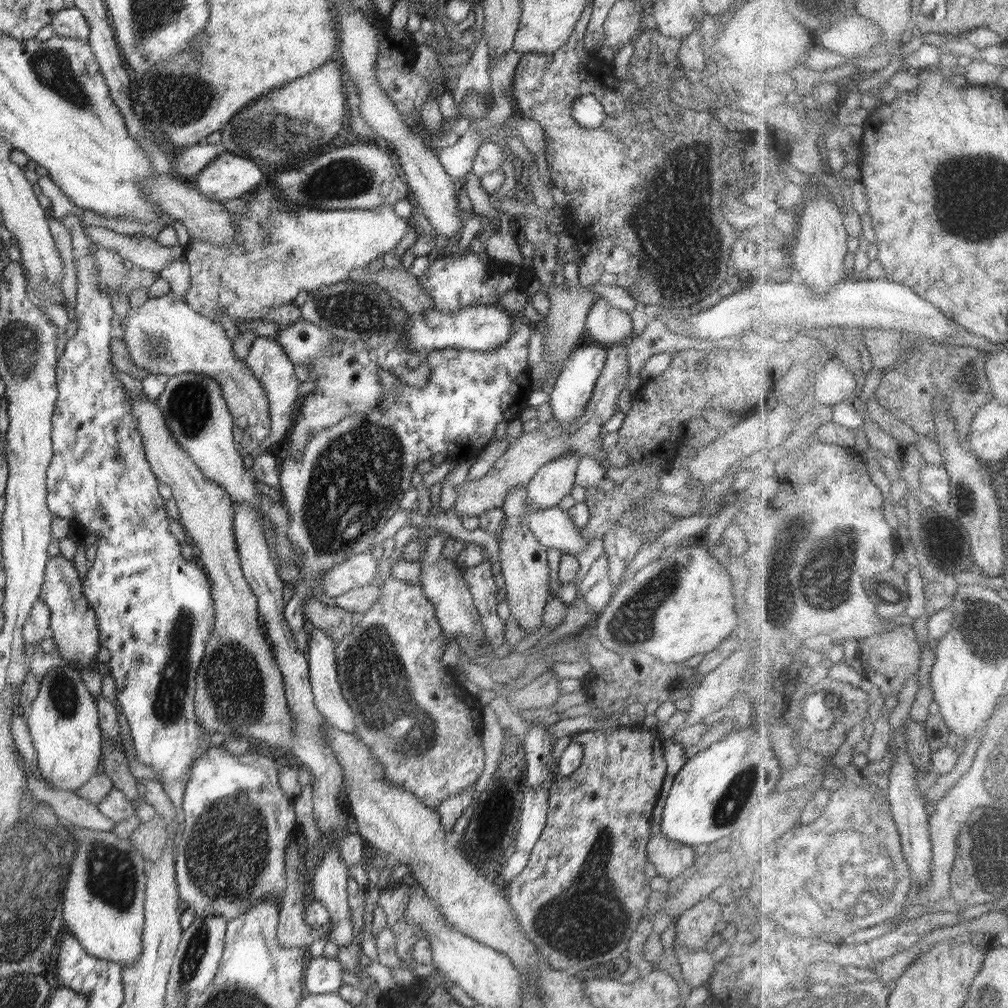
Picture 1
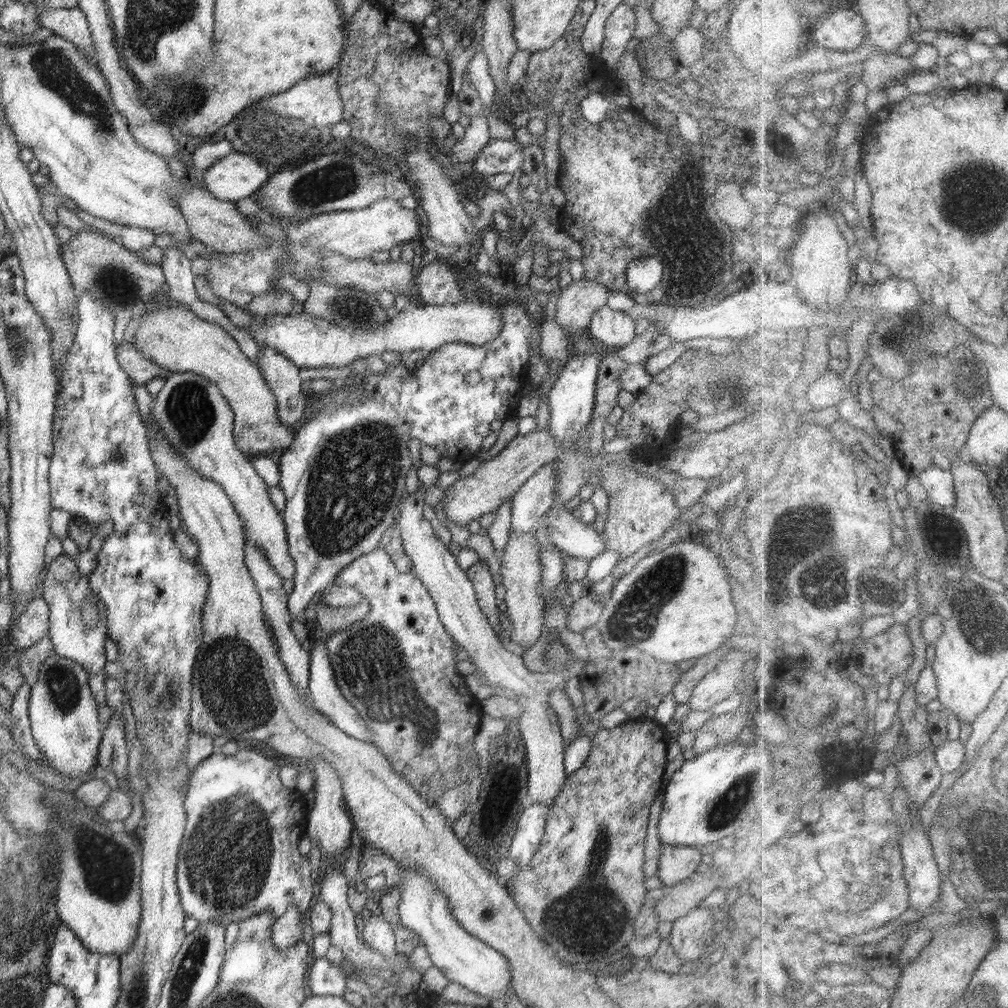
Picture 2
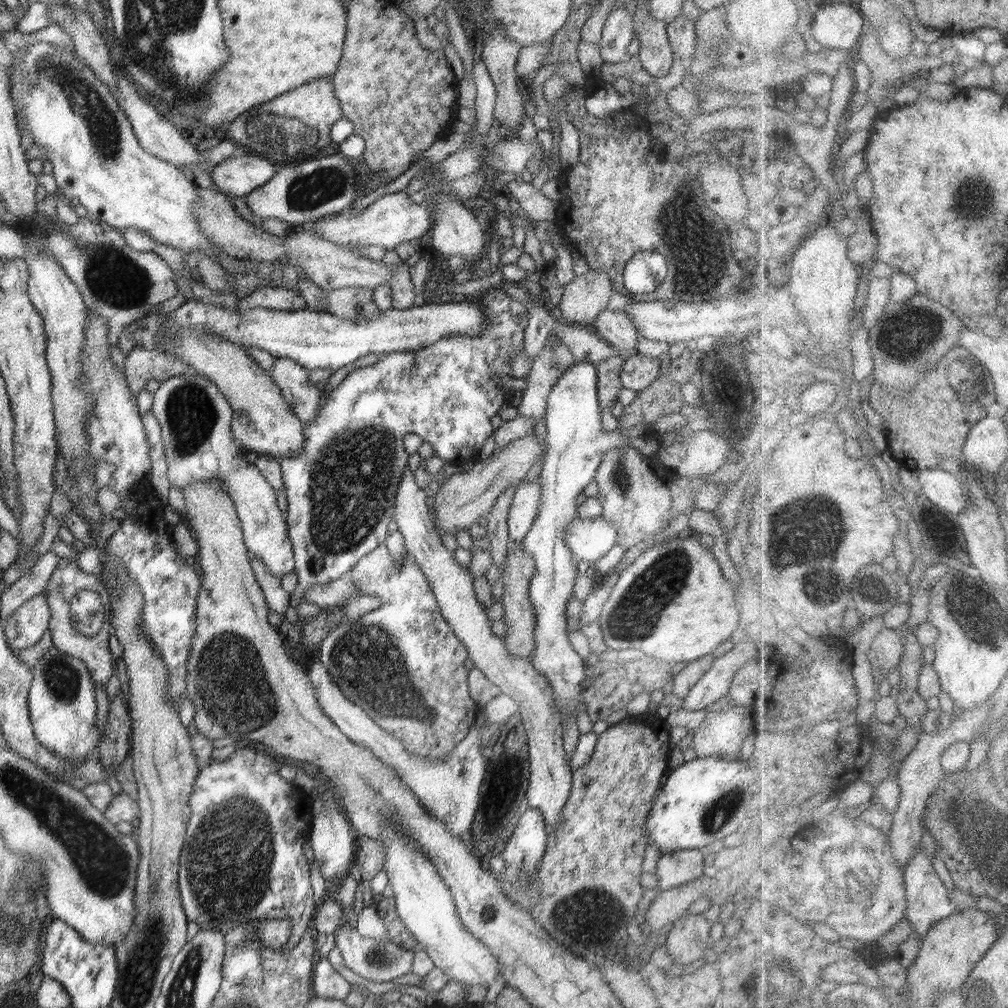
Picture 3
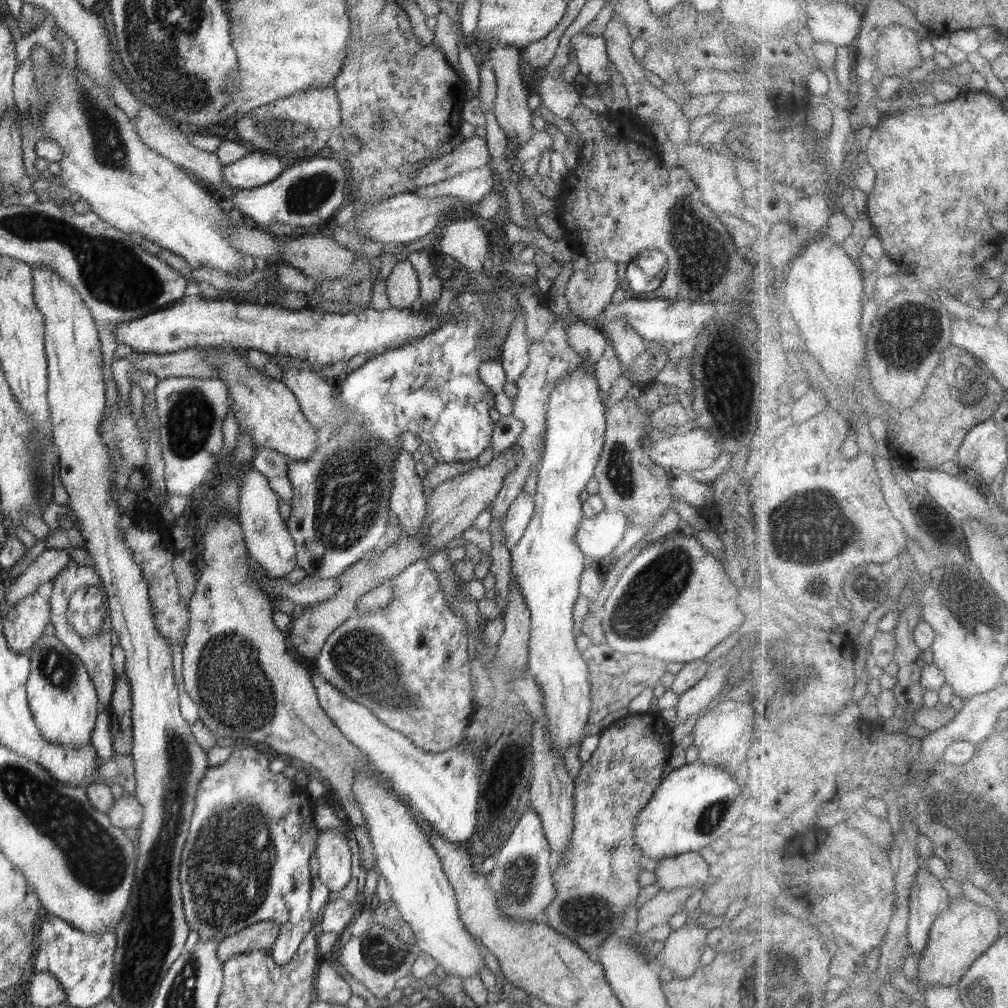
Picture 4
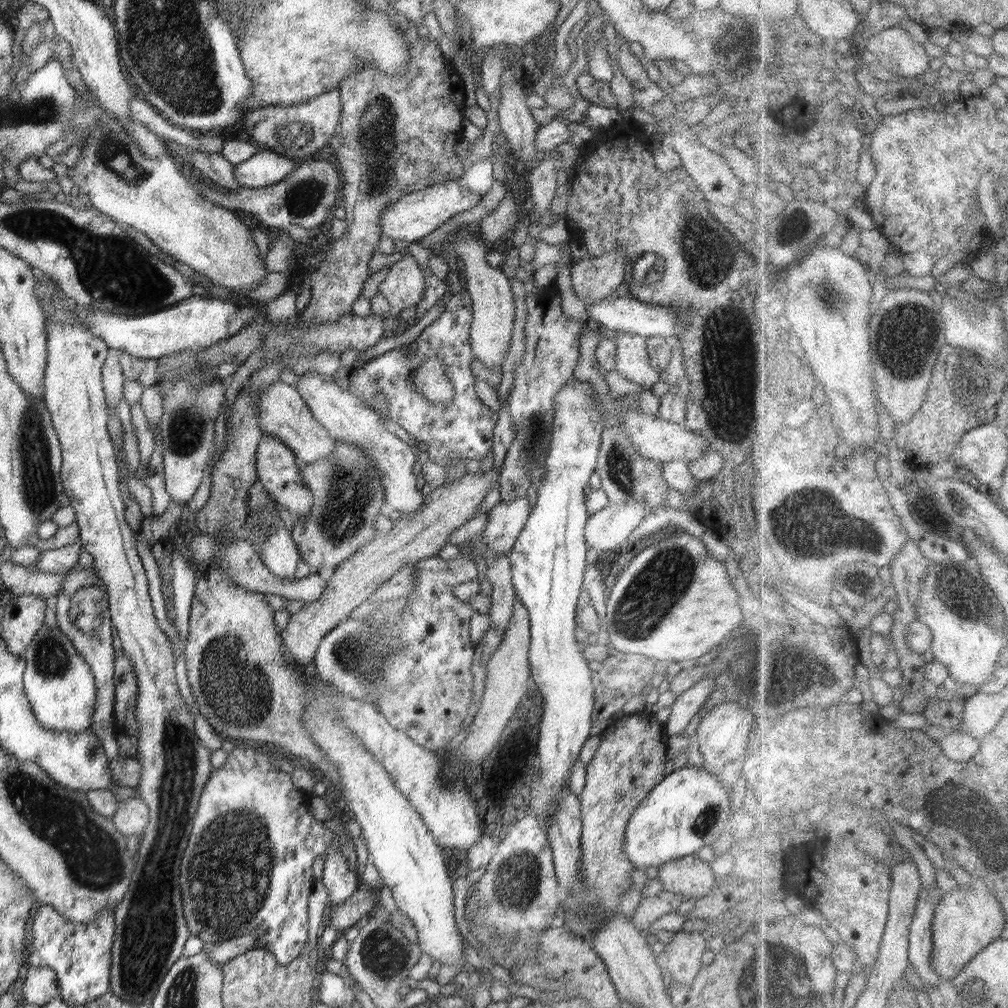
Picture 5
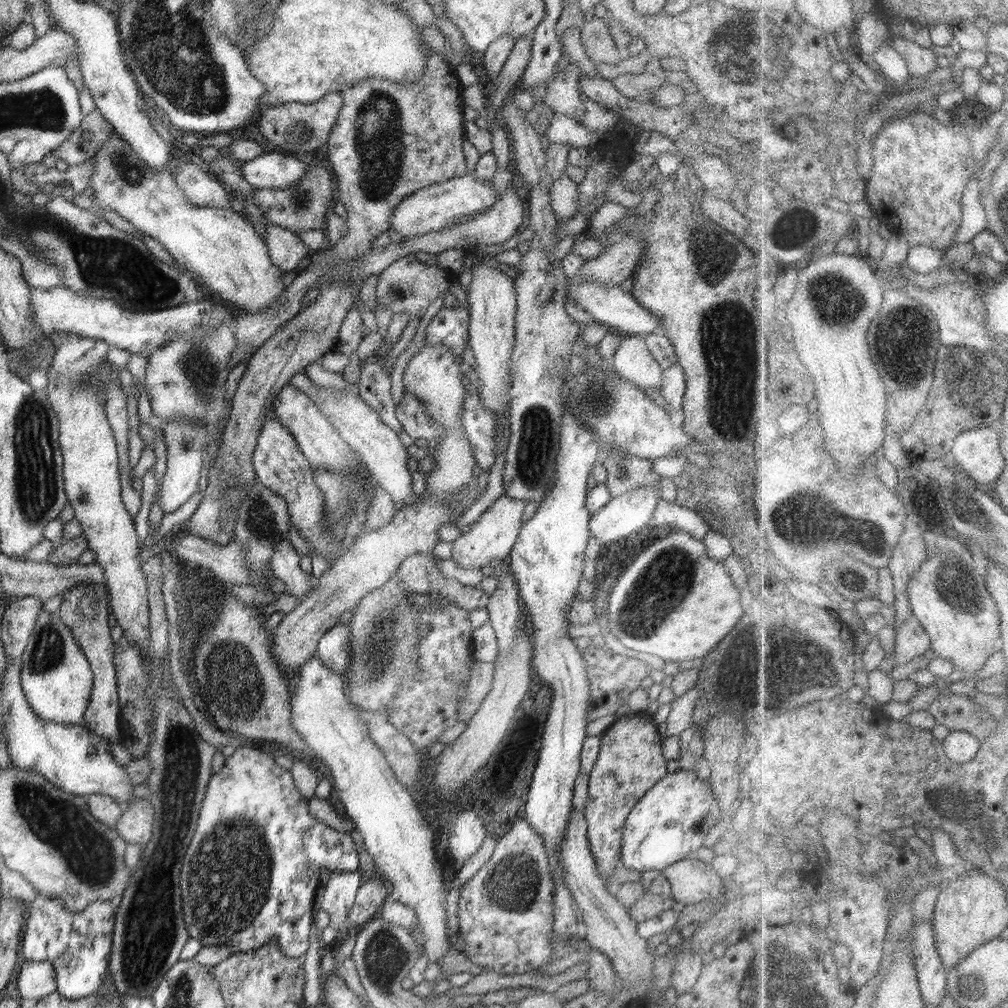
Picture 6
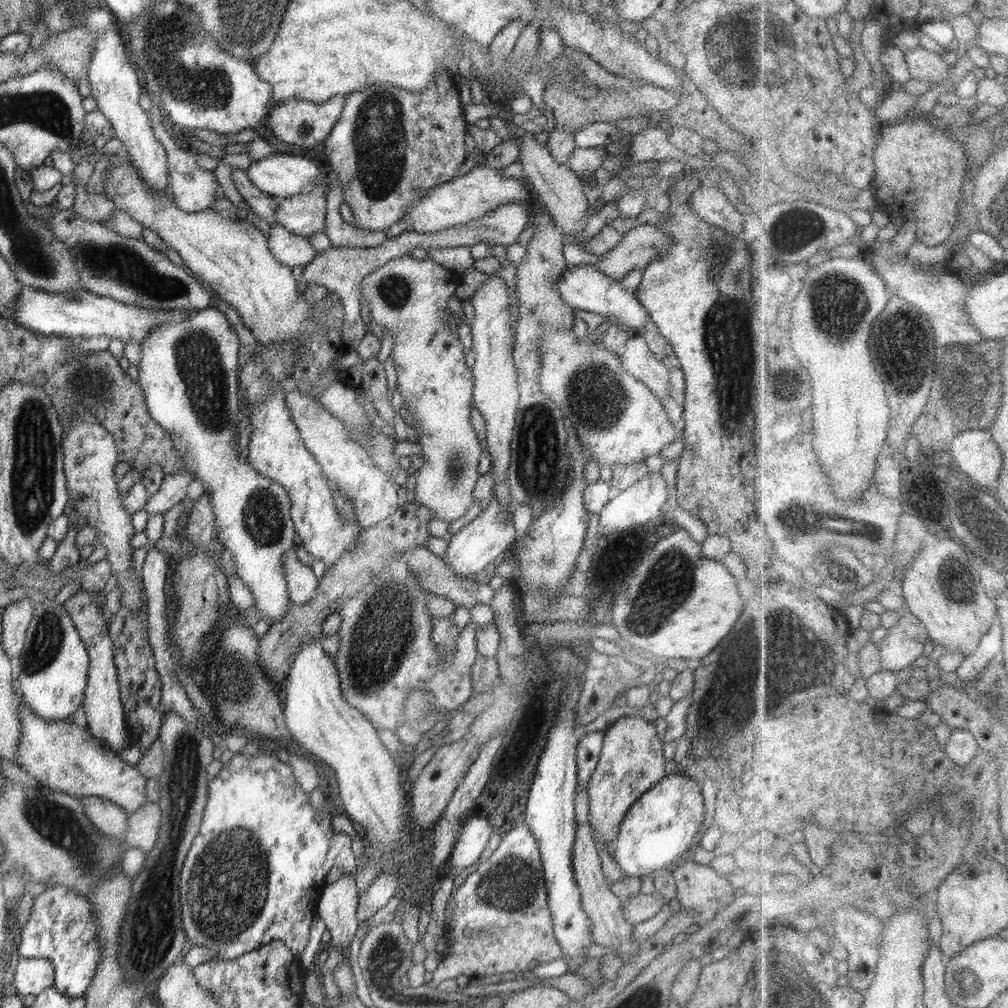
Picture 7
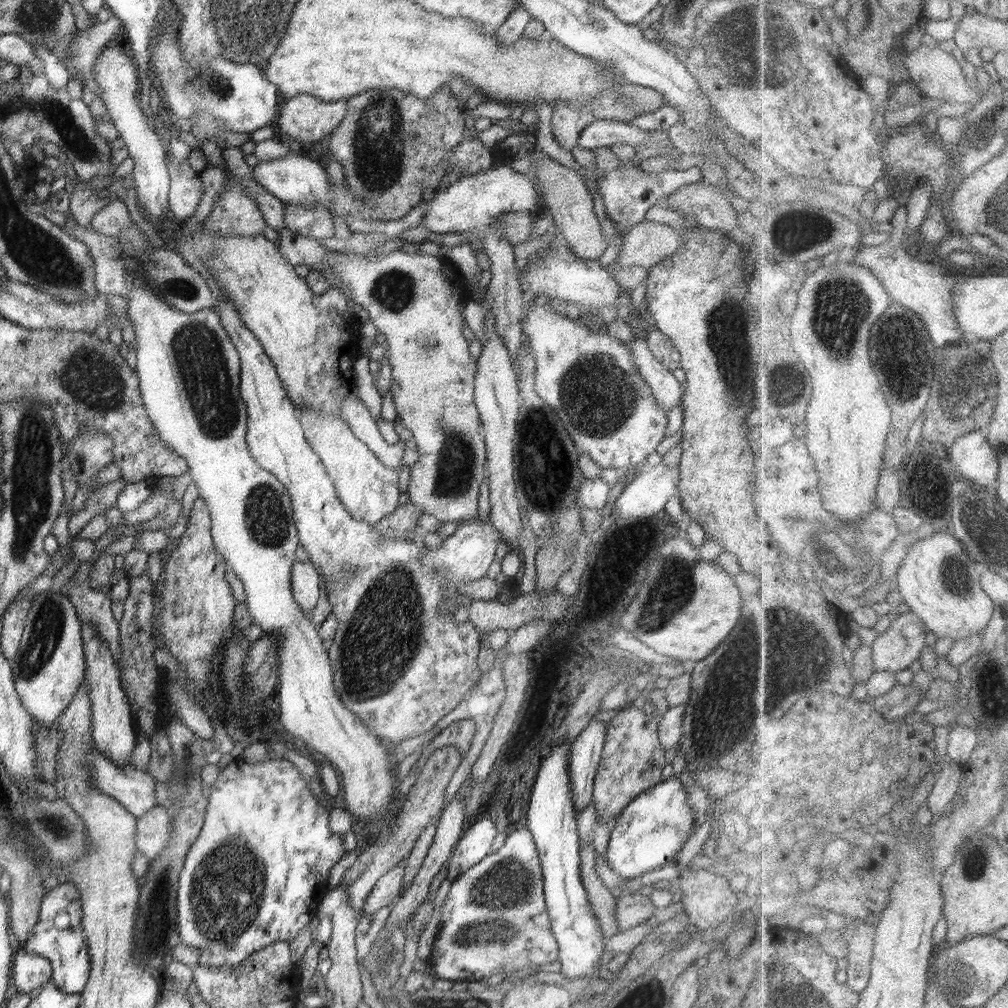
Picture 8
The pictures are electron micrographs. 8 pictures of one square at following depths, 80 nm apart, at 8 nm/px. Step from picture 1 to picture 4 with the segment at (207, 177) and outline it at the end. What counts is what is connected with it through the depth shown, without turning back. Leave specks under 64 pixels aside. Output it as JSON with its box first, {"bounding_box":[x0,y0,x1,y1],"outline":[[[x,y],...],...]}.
{"bounding_box":[223,149,285,190],"outline":[[[253,149],[223,168],[223,182],[233,190],[248,190],[272,182],[285,168],[277,156]]]}

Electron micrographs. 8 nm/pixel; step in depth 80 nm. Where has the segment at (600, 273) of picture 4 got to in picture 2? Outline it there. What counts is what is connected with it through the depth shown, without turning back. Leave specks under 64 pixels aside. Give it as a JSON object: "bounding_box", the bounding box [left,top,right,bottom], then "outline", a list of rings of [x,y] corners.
{"bounding_box":[556,279,609,338],"outline":[[[581,279],[560,289],[556,302],[556,323],[569,338],[586,331],[596,310],[606,306],[609,288],[595,280]]]}

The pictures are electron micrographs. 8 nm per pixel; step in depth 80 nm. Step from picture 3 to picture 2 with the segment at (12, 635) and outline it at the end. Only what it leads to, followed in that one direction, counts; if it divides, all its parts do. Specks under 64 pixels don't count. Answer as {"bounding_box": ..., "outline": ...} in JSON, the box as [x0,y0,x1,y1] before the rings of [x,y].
{"bounding_box":[6,596,49,651],"outline":[[[35,596],[19,618],[14,623],[10,622],[7,630],[6,634],[11,636],[15,650],[21,651],[34,646],[49,635],[48,603],[41,596]]]}

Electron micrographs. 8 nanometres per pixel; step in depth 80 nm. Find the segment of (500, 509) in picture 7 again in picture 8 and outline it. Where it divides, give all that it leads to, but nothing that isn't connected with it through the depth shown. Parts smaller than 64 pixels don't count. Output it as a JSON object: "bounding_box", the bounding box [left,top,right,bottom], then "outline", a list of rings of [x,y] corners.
{"bounding_box":[214,290,504,745],"outline":[[[223,290],[224,300],[218,302],[214,306],[214,312],[218,314],[220,322],[222,322],[222,328],[226,330],[226,334],[230,336],[230,342],[234,344],[239,356],[240,356],[240,376],[239,376],[239,388],[242,400],[246,405],[247,412],[247,434],[246,443],[248,444],[248,451],[254,459],[264,470],[271,472],[279,481],[285,486],[287,493],[290,495],[291,507],[299,538],[299,543],[304,546],[305,551],[309,554],[312,564],[318,569],[322,570],[324,574],[323,581],[325,582],[326,594],[330,604],[332,604],[332,613],[336,615],[338,621],[338,628],[334,636],[334,641],[328,650],[328,654],[333,666],[334,671],[334,684],[338,696],[343,700],[343,703],[353,712],[356,713],[364,726],[369,728],[369,731],[376,735],[380,740],[384,741],[387,745],[394,745],[400,743],[402,740],[408,738],[414,738],[420,734],[424,734],[427,730],[430,730],[441,718],[444,718],[446,714],[452,712],[462,699],[472,688],[477,685],[478,679],[482,676],[478,670],[479,661],[479,649],[481,634],[478,629],[474,626],[473,622],[467,621],[466,623],[456,623],[453,619],[453,611],[450,609],[449,613],[440,613],[438,603],[446,598],[450,600],[455,599],[458,595],[458,586],[468,584],[468,582],[478,581],[482,577],[487,576],[489,566],[494,561],[494,554],[496,554],[497,542],[504,540],[503,534],[497,530],[497,528],[490,522],[481,522],[480,519],[469,520],[460,523],[456,532],[443,539],[443,543],[438,548],[427,548],[423,546],[423,550],[419,550],[419,546],[413,540],[402,540],[398,538],[385,538],[381,536],[379,530],[375,530],[375,524],[364,522],[360,519],[355,519],[342,504],[342,501],[337,496],[337,490],[335,489],[334,483],[325,471],[325,466],[321,463],[320,458],[312,451],[310,444],[306,441],[301,422],[299,421],[298,412],[292,399],[288,396],[288,393],[284,390],[280,378],[277,376],[276,368],[270,361],[270,358],[265,354],[262,349],[262,345],[258,339],[255,338],[254,333],[244,327],[238,311],[234,309],[234,303],[230,301]]]}

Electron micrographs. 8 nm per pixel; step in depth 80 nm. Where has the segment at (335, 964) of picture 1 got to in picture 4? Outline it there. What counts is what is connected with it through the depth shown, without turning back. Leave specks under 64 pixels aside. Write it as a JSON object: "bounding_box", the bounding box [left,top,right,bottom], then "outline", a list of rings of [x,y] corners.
{"bounding_box":[314,958,353,1005],"outline":[[[322,958],[314,986],[319,999],[332,1004],[345,1005],[353,995],[350,985],[336,972],[336,966],[329,958]]]}

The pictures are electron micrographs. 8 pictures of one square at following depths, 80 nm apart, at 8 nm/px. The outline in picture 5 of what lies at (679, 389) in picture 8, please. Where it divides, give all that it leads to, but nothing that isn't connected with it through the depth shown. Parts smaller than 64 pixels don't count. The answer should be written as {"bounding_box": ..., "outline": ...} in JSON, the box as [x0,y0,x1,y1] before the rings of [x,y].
{"bounding_box":[615,332,660,390],"outline":[[[615,332],[615,370],[644,390],[651,389],[660,379],[658,370],[651,366],[647,339],[638,334]]]}

